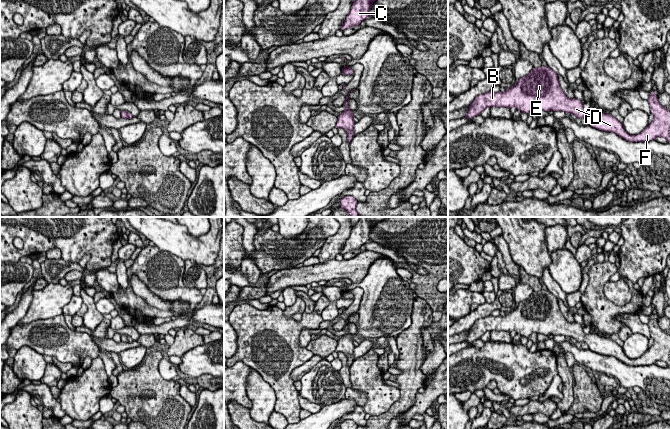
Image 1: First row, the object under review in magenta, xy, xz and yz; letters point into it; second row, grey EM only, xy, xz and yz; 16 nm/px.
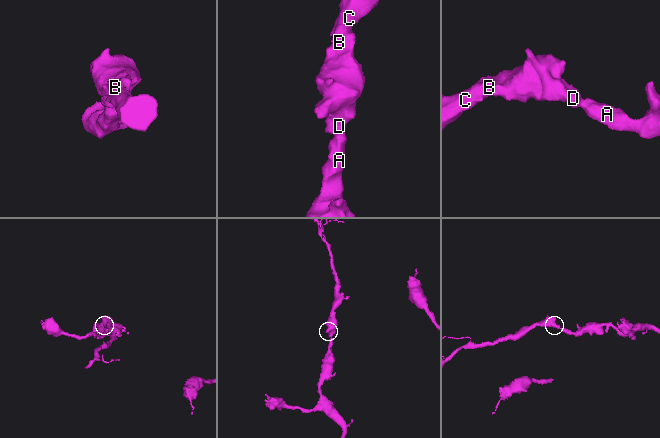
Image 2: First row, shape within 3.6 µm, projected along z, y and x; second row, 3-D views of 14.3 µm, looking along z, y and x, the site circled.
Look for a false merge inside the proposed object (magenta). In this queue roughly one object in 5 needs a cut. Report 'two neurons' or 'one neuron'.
one neuron

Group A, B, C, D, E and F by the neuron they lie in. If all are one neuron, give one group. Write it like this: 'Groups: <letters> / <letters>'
Groups: A B C D E F

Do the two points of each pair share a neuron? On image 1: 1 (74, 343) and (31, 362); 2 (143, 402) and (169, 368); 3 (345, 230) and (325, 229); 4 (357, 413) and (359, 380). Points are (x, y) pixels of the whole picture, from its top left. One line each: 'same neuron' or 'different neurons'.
1: different neurons
2: different neurons
3: different neurons
4: different neurons

